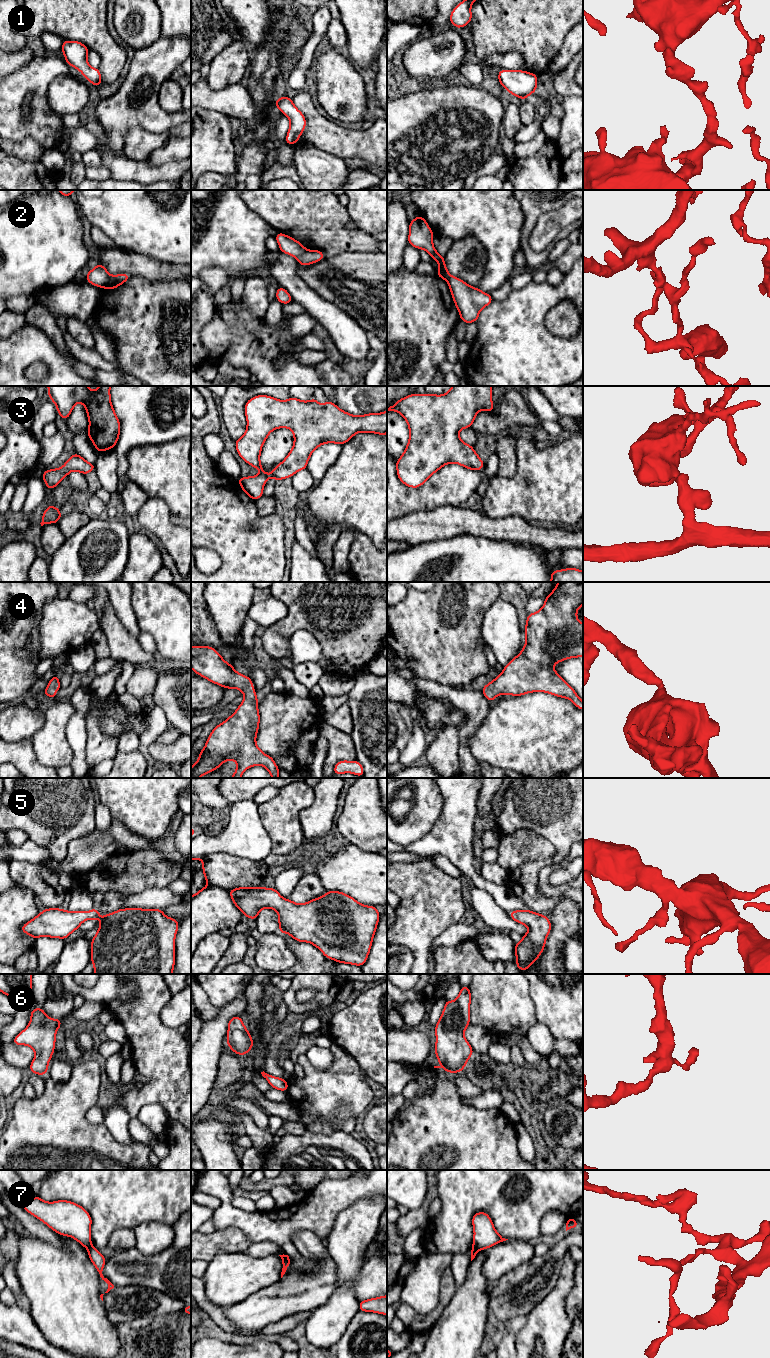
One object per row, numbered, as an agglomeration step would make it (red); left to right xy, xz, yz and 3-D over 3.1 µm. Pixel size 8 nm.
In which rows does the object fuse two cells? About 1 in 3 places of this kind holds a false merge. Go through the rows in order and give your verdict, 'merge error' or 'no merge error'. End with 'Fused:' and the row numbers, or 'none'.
1: no merge error
2: merge error
3: no merge error
4: no merge error
5: no merge error
6: no merge error
7: merge error
Fused: 2, 7

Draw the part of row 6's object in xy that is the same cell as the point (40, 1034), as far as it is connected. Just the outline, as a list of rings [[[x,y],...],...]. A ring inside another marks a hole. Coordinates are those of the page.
[[[43,1007],[34,1008],[29,1025],[14,1038],[14,1045],[27,1045],[34,1050],[35,1057],[29,1067],[32,1073],[46,1076],[55,1049],[55,1035],[61,1023],[62,1019],[49,1018]]]

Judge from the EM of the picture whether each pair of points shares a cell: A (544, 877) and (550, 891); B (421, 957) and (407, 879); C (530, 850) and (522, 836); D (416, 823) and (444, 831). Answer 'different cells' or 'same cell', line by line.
A: same cell
B: same cell
C: same cell
D: different cells

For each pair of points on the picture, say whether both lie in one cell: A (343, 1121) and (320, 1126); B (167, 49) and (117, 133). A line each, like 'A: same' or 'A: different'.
A: same
B: same

